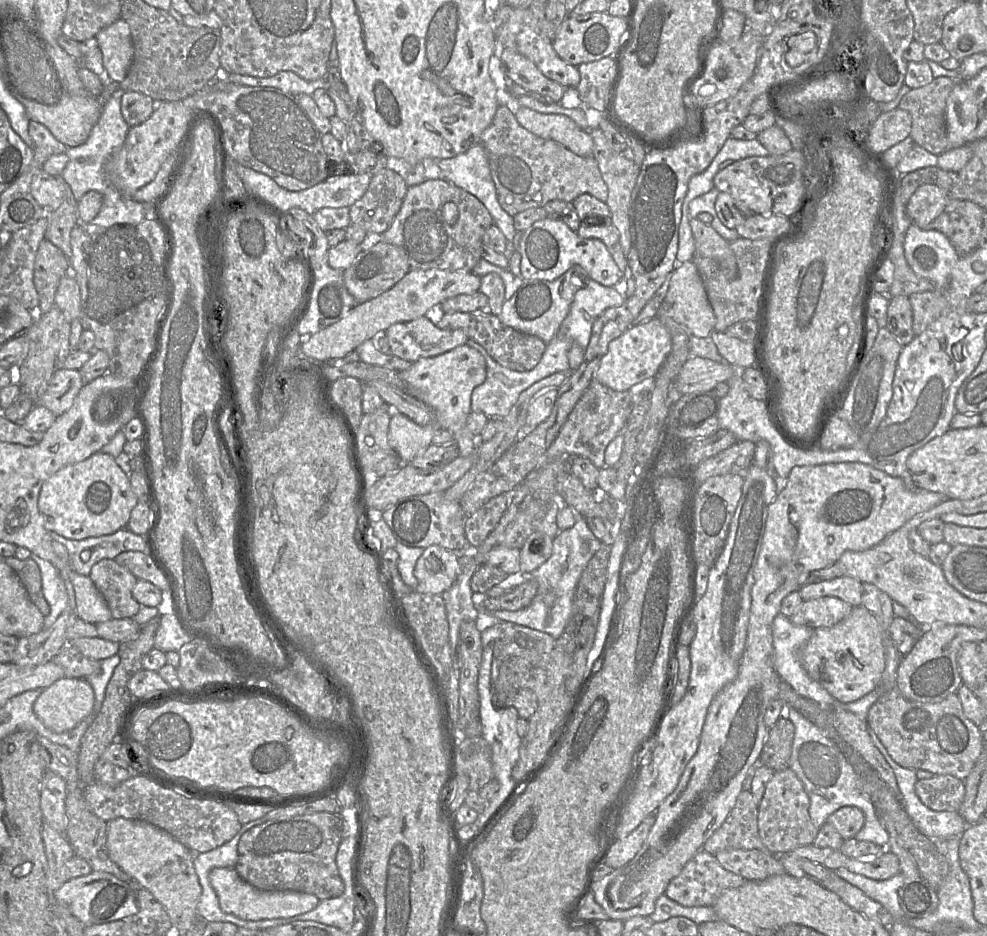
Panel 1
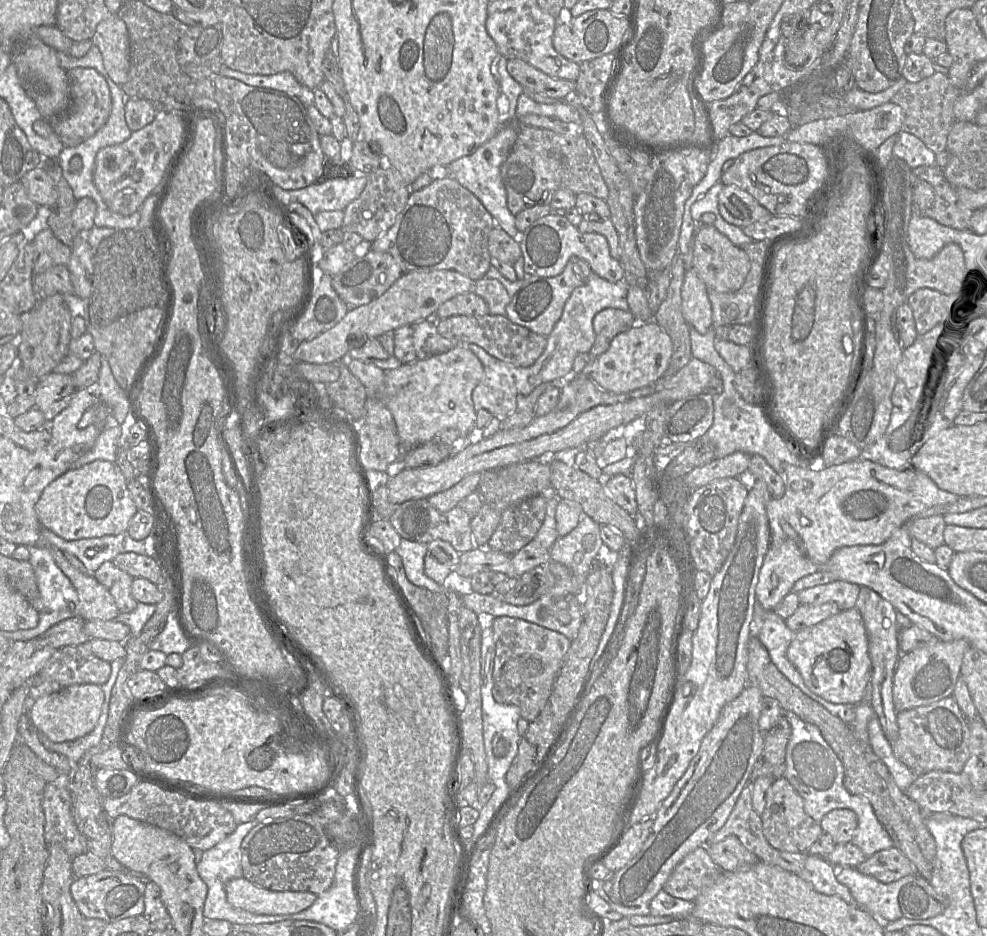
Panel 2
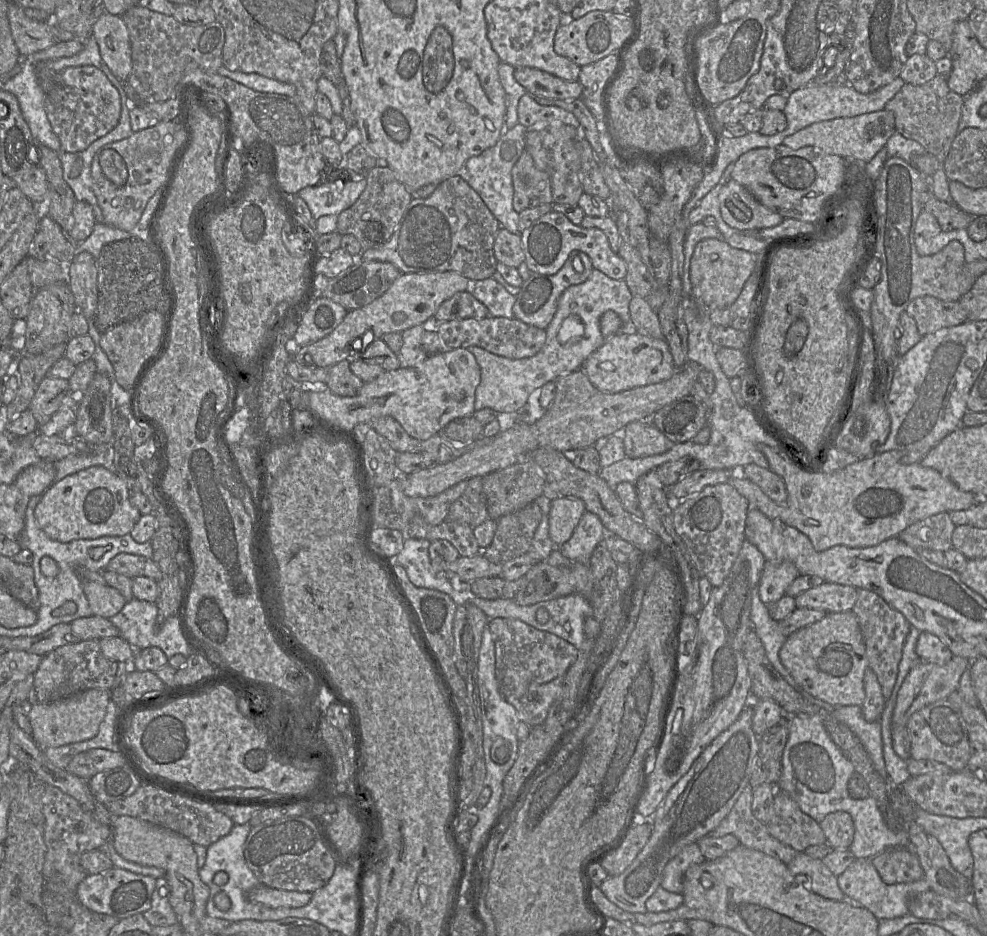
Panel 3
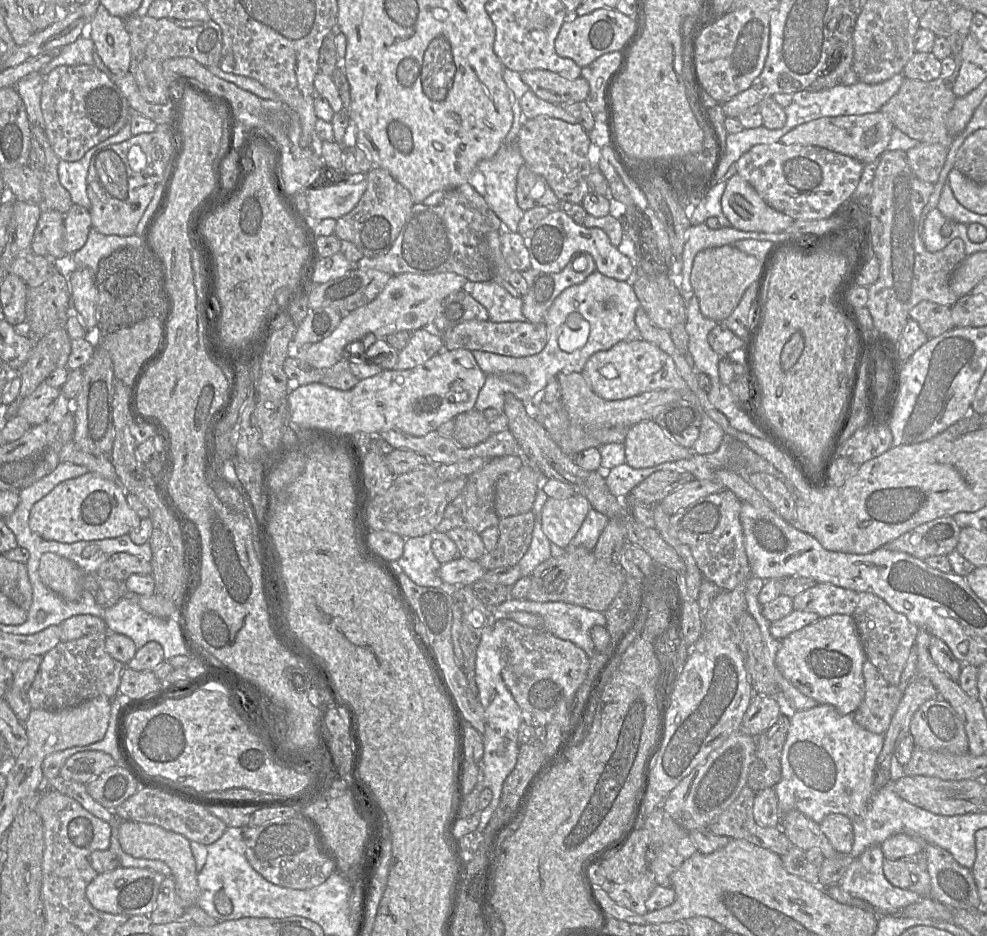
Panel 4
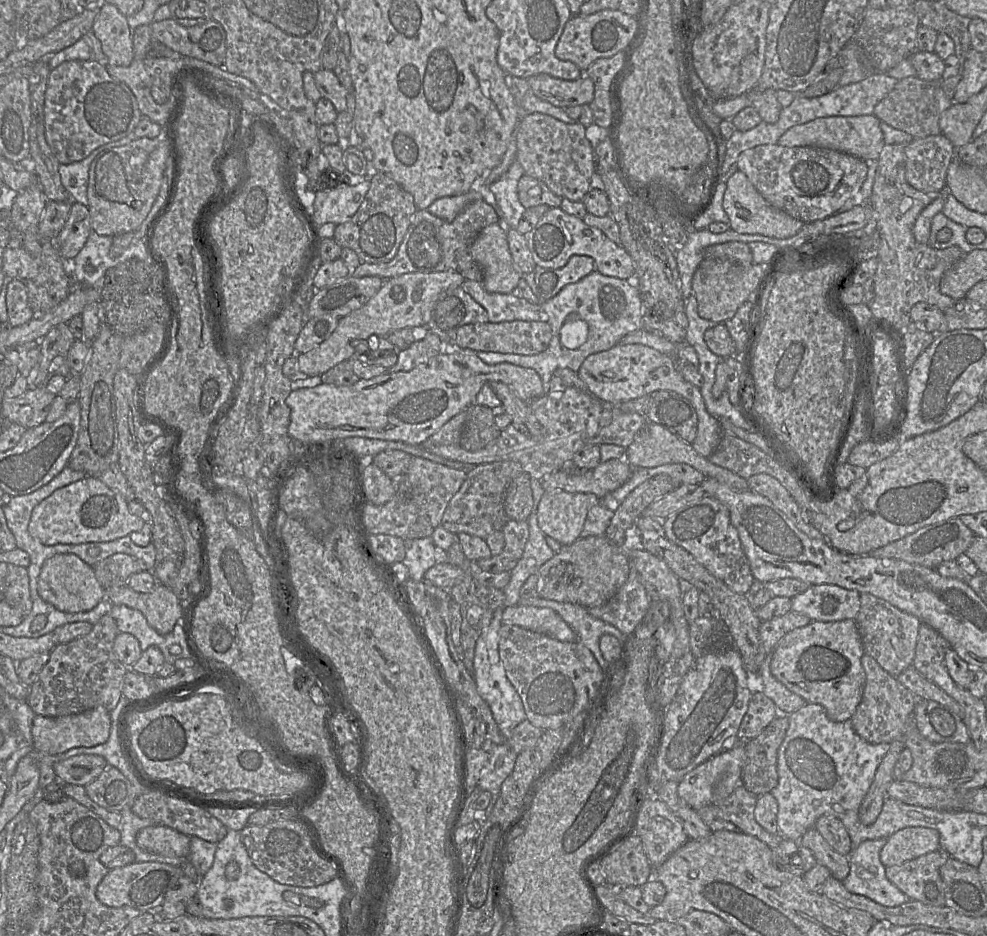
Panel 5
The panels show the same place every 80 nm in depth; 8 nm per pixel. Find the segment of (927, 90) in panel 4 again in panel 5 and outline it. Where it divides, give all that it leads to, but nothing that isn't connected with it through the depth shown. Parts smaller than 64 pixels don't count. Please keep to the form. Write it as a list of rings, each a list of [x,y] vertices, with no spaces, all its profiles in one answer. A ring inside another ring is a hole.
[[[910,76],[898,80],[893,90],[876,105],[873,115],[914,138],[924,138],[941,133],[940,117],[952,104],[953,100],[945,94],[941,80],[927,81]]]

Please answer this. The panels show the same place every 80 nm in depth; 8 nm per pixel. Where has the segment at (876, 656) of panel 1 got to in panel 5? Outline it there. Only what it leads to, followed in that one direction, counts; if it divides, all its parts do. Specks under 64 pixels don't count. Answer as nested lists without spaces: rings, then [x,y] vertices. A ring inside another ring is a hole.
[[[852,619],[812,621],[786,633],[771,654],[772,675],[808,704],[820,704],[834,722],[851,720],[861,702],[866,675],[861,664],[864,648]]]

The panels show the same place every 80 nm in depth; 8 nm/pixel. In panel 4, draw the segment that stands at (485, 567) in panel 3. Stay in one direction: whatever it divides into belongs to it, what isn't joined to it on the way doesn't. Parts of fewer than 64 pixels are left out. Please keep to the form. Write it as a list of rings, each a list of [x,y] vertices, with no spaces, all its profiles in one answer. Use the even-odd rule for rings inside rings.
[[[457,557],[450,562],[441,564],[439,577],[446,583],[456,587],[471,586],[483,578],[486,570],[477,560]]]

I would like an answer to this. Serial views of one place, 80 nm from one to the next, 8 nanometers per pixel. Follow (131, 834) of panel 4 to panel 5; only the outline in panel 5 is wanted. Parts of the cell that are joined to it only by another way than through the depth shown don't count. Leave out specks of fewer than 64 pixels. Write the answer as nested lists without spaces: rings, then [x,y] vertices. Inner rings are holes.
[[[152,825],[139,830],[136,844],[142,850],[157,855],[187,859],[190,837],[167,826]]]

